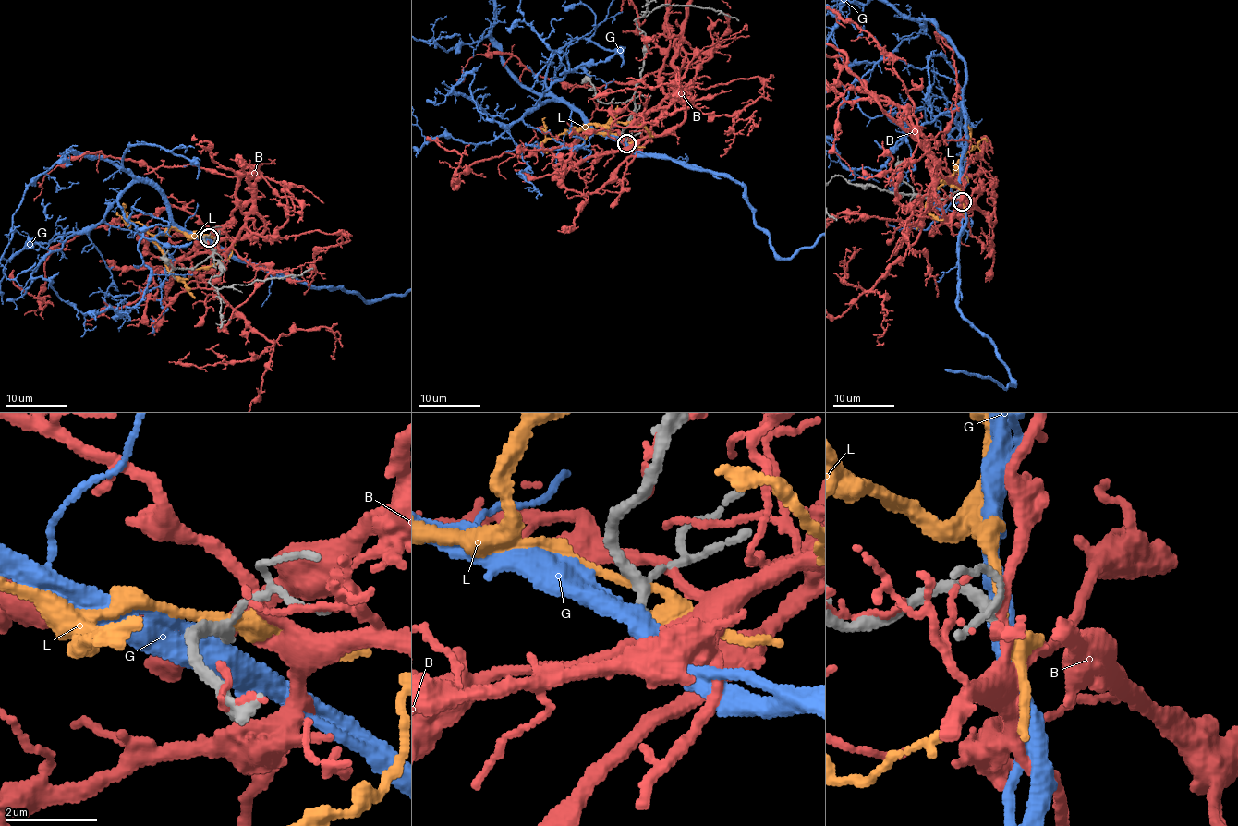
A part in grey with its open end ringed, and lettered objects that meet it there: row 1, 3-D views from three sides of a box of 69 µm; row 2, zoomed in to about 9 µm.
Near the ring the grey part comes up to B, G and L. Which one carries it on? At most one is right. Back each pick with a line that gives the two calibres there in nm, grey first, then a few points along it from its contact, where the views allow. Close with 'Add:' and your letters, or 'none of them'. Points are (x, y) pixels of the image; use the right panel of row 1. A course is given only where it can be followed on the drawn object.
Add: none of them

